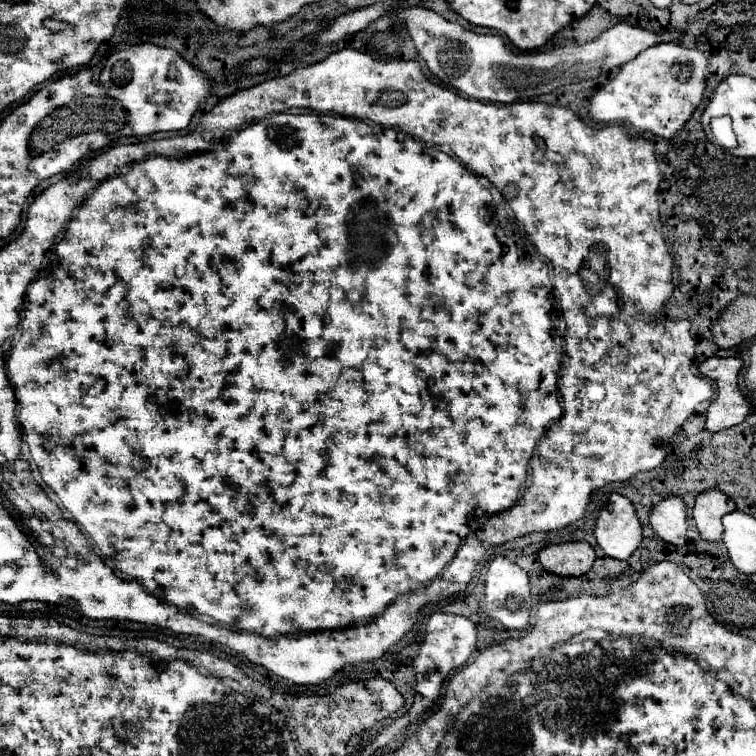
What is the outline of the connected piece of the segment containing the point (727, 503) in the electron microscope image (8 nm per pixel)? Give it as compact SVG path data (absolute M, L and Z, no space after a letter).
M704 490L694 504L692 516L698 532L704 540L720 540L722 538L722 516L736 510L732 498L728 498L722 490Z

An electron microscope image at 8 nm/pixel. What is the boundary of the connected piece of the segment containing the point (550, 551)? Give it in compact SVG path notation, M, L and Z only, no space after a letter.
M566 542L566 544L552 544L540 550L538 554L540 564L558 576L584 576L594 560L596 552L586 542Z

